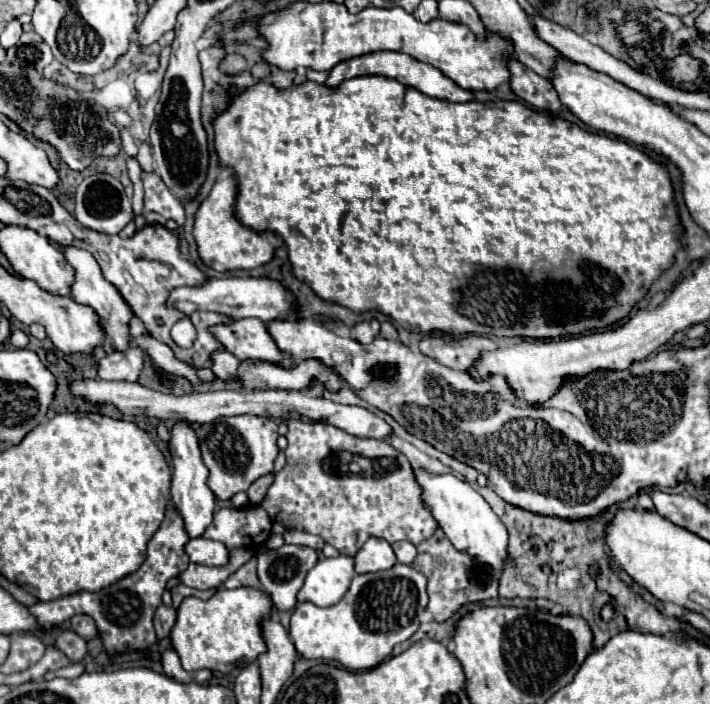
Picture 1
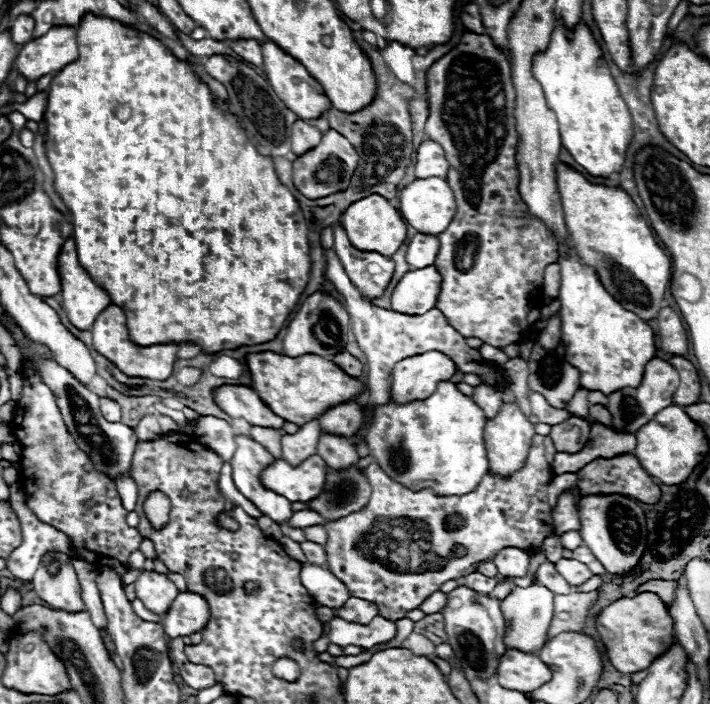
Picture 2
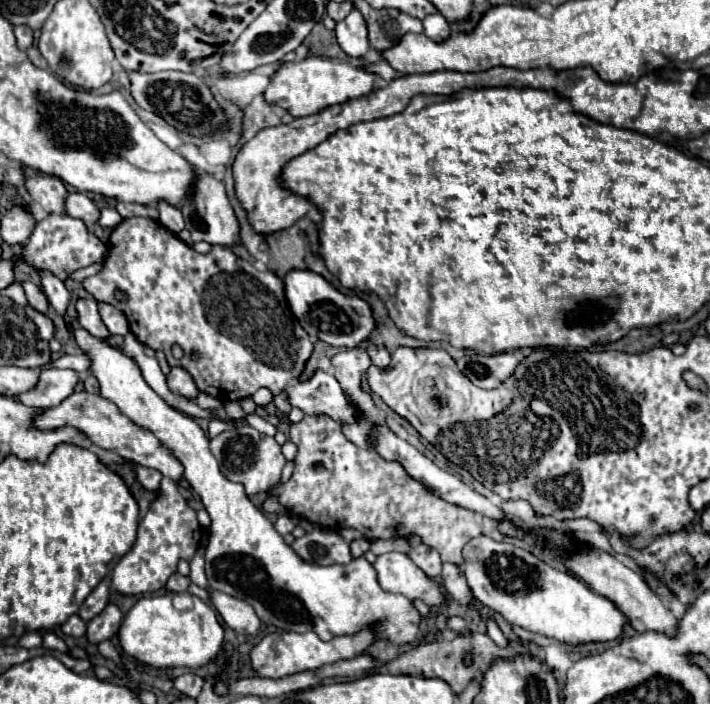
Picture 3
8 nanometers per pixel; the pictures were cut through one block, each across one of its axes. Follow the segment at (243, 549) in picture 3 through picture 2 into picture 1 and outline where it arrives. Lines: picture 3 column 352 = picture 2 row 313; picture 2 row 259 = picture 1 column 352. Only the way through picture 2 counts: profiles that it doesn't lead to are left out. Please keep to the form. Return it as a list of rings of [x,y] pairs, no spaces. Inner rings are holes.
[[[348,556],[320,558],[308,572],[298,592],[298,602],[310,600],[316,606],[334,606],[346,594],[354,576],[354,560]]]

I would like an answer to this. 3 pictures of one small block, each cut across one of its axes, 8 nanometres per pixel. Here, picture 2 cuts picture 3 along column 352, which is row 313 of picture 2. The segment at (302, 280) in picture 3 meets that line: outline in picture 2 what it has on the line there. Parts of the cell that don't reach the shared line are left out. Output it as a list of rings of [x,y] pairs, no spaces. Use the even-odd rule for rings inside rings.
[[[316,292],[302,302],[300,310],[294,314],[292,322],[288,324],[286,336],[284,336],[284,354],[292,358],[304,356],[304,354],[318,354],[318,356],[330,358],[346,350],[350,336],[352,336],[352,328],[344,306],[330,294]]]

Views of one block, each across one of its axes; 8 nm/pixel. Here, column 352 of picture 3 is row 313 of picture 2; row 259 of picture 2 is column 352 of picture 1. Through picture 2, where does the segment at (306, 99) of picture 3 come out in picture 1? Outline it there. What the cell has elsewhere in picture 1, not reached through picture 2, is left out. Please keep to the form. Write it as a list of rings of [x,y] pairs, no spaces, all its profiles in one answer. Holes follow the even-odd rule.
[[[372,52],[372,54],[364,54],[364,56],[358,56],[358,58],[340,62],[340,64],[336,64],[336,66],[330,70],[330,76],[328,76],[328,80],[326,80],[326,86],[336,88],[342,80],[356,78],[356,76],[366,76],[366,74],[378,74],[378,76],[394,78],[394,80],[398,80],[400,84],[412,86],[412,88],[420,90],[422,94],[432,96],[432,98],[438,98],[438,100],[448,100],[448,102],[470,102],[470,100],[474,100],[474,94],[472,94],[470,90],[464,90],[464,88],[456,86],[456,84],[454,84],[448,76],[444,76],[438,68],[434,68],[434,66],[430,66],[430,64],[424,64],[424,62],[418,62],[418,60],[414,60],[412,56],[402,54],[402,52],[376,52],[376,54]]]

